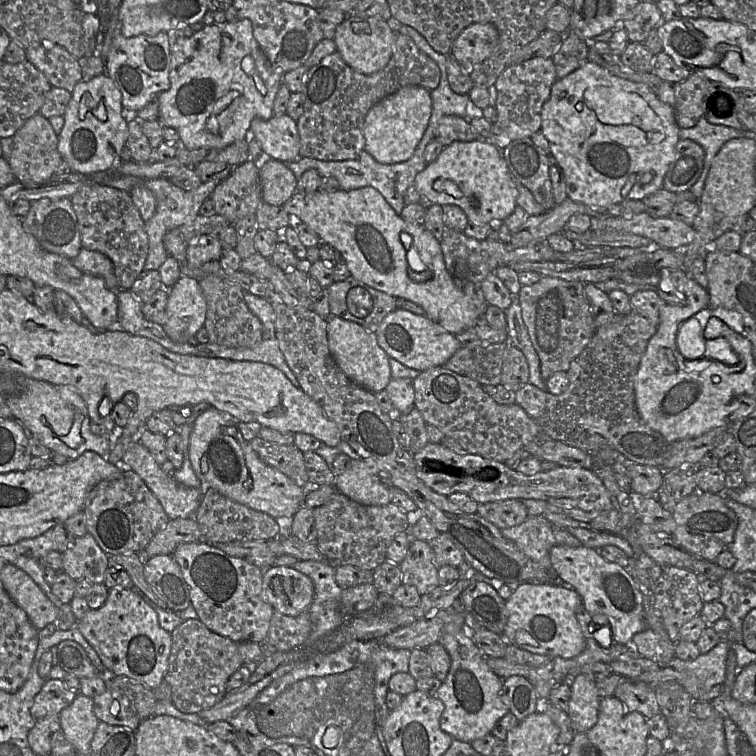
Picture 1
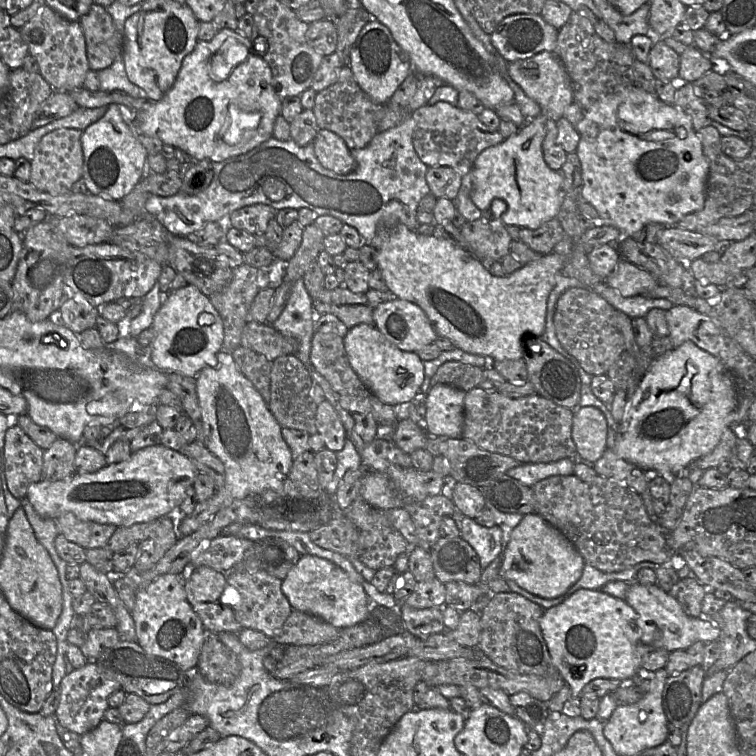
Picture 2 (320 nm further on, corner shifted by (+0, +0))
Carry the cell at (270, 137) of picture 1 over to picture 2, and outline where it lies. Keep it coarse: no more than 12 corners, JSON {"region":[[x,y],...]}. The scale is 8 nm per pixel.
{"region":[[320,129],[311,144],[324,168],[346,175],[357,164],[335,133]]}

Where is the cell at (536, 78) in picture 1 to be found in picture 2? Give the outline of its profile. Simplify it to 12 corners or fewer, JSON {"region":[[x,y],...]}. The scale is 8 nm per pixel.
{"region":[[447,102],[411,111],[413,146],[430,167],[468,175],[504,141]]}

